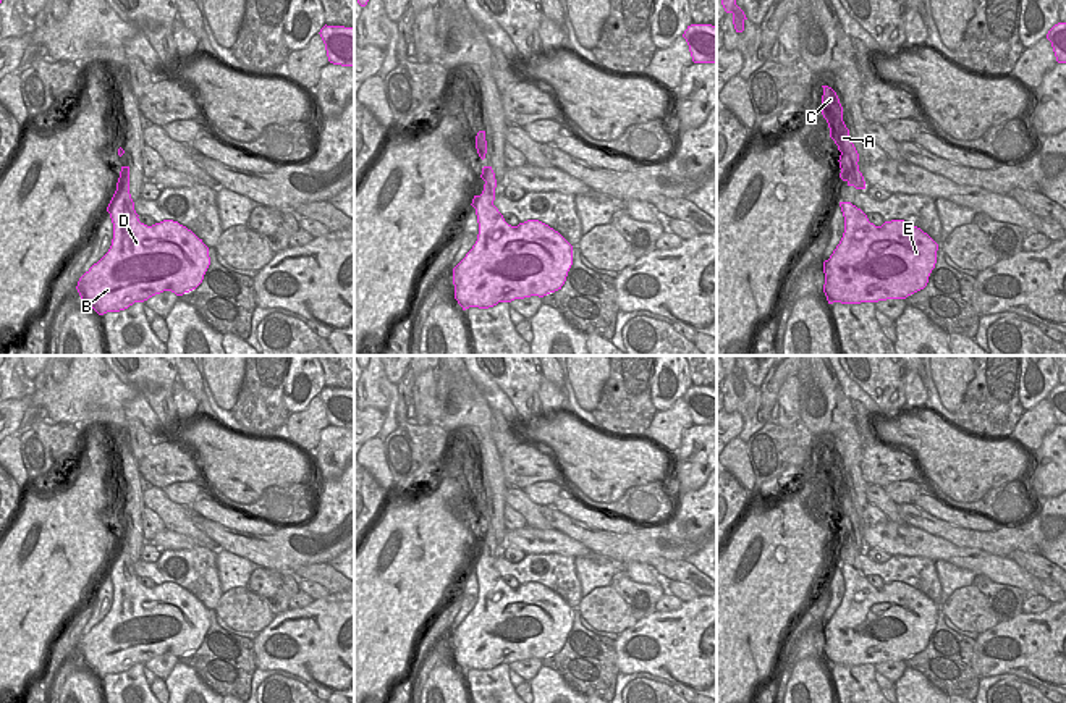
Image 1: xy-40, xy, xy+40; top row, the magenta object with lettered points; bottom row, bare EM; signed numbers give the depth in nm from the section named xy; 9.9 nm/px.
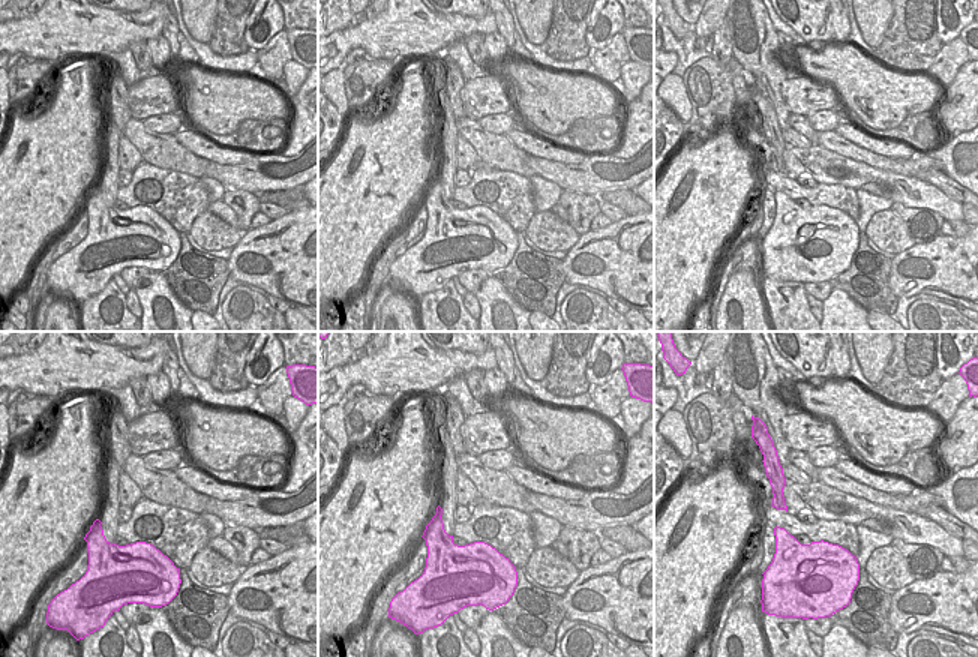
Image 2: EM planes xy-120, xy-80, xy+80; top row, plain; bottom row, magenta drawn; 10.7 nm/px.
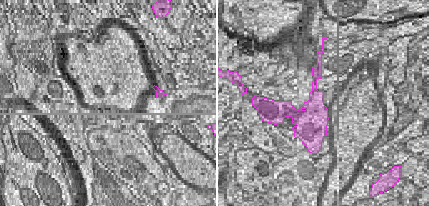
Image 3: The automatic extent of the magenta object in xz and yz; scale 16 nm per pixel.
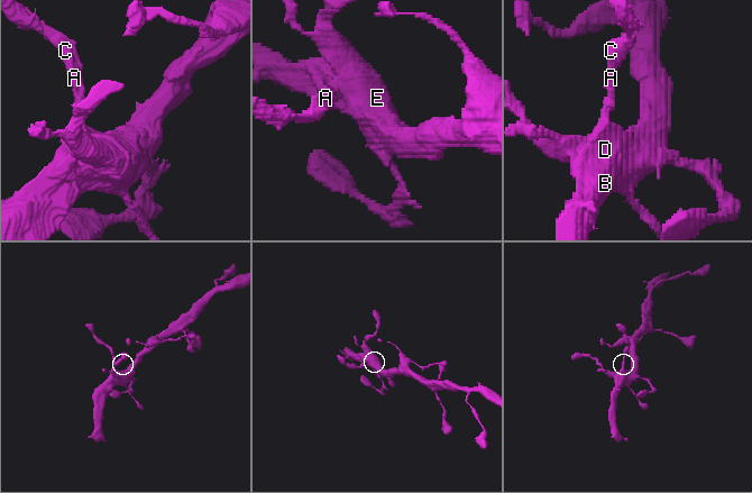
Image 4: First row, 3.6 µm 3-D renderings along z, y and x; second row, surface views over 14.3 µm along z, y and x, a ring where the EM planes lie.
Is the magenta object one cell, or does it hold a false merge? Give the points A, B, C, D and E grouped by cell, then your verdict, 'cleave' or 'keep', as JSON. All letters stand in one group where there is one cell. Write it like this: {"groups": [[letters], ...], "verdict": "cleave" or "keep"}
{"groups": [["A", "C"], ["B", "D", "E"]], "verdict": "cleave"}

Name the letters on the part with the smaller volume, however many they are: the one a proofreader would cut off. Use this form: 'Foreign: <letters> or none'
Foreign: A, C.

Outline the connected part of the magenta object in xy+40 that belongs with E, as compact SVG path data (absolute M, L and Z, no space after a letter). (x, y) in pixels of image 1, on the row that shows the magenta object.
M851 202L840 207L844 233L823 262L828 304L906 299L927 286L938 250L927 233L904 220L875 226Z

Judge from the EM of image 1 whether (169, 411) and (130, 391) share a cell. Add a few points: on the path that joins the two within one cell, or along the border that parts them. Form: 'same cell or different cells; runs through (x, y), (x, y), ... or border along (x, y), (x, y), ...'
different cells; border along (131, 383), (138, 391)

